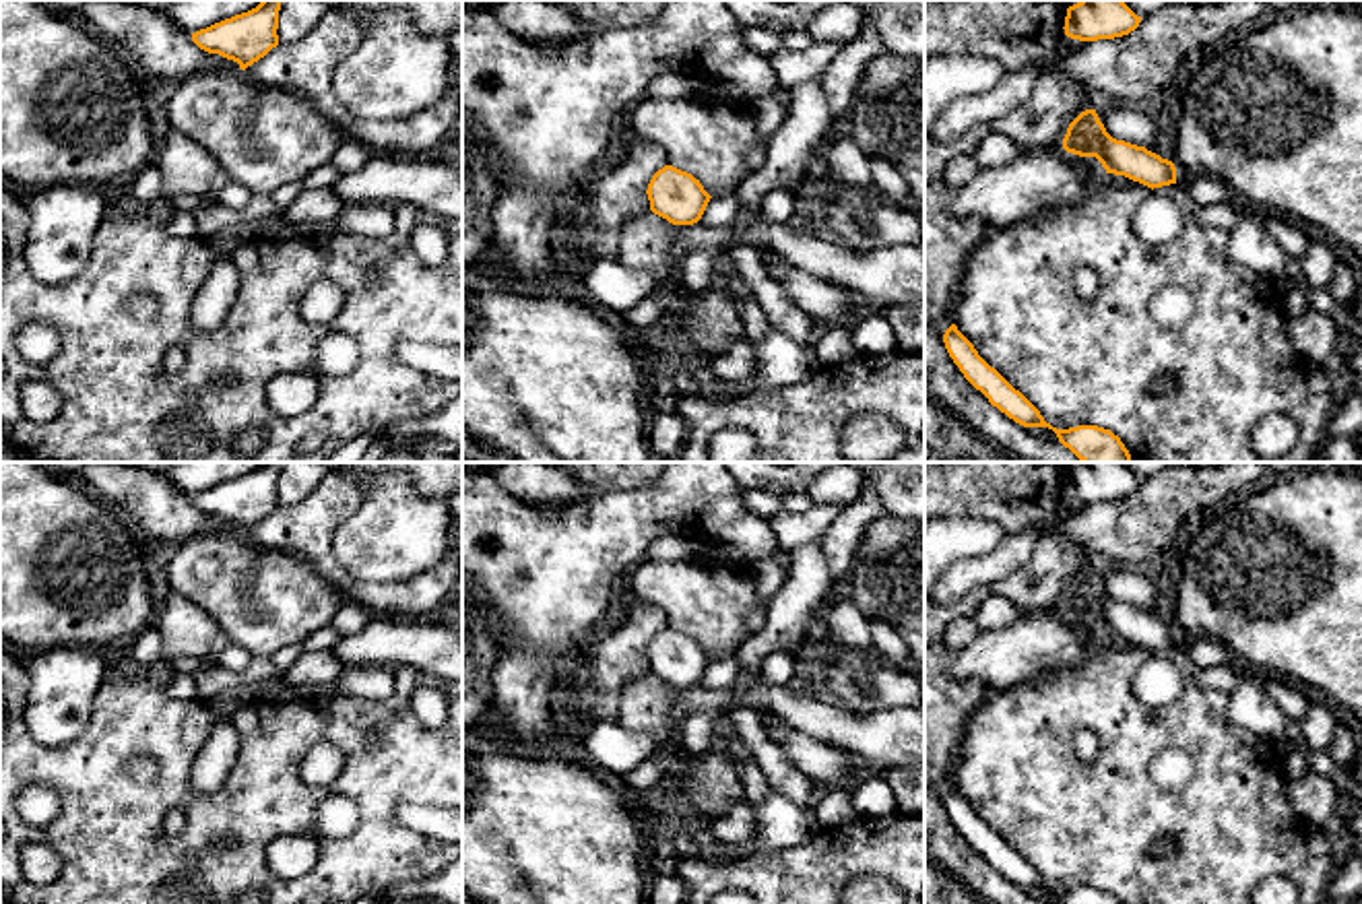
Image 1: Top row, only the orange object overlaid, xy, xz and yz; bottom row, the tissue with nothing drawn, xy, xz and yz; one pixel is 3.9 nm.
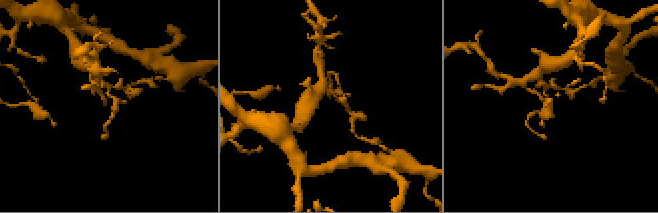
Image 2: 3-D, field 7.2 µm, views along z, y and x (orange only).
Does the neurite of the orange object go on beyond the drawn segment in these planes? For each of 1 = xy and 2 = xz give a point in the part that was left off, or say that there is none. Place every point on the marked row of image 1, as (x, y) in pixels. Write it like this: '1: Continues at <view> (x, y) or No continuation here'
1: No continuation here
2: No continuation here

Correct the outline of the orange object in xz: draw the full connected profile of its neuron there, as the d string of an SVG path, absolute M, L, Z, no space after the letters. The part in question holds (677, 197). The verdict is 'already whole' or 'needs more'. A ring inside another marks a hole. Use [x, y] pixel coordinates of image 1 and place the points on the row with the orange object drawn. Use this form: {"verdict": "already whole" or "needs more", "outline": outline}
{"verdict": "already whole", "outline": "M664 165L652 175L646 194L650 211L673 225L698 223L712 198L700 180L673 165Z"}

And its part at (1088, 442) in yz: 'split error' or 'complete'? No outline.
complete

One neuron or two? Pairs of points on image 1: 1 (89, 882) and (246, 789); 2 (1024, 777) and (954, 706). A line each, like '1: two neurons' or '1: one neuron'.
1: one neuron
2: two neurons

